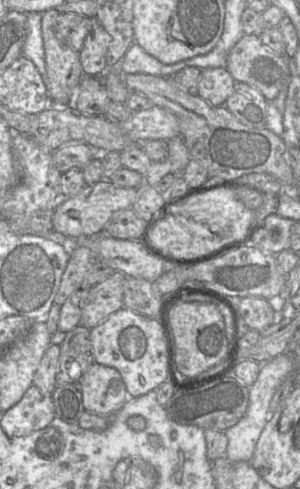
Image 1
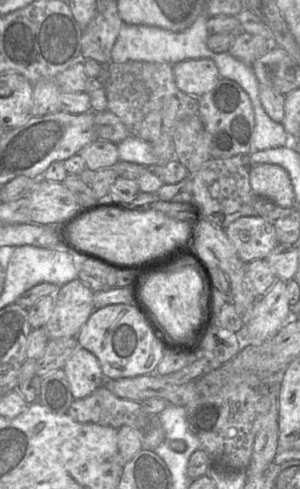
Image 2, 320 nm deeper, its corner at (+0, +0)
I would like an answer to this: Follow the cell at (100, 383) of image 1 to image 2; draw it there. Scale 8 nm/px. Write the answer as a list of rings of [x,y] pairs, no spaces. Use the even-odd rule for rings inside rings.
[[[83,347],[76,349],[63,369],[74,399],[91,395],[106,381],[97,357]]]

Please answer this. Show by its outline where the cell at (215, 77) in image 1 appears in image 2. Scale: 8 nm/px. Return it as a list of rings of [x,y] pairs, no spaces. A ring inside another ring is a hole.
[[[210,58],[188,59],[173,65],[177,87],[184,93],[200,98],[220,79],[216,63]]]

